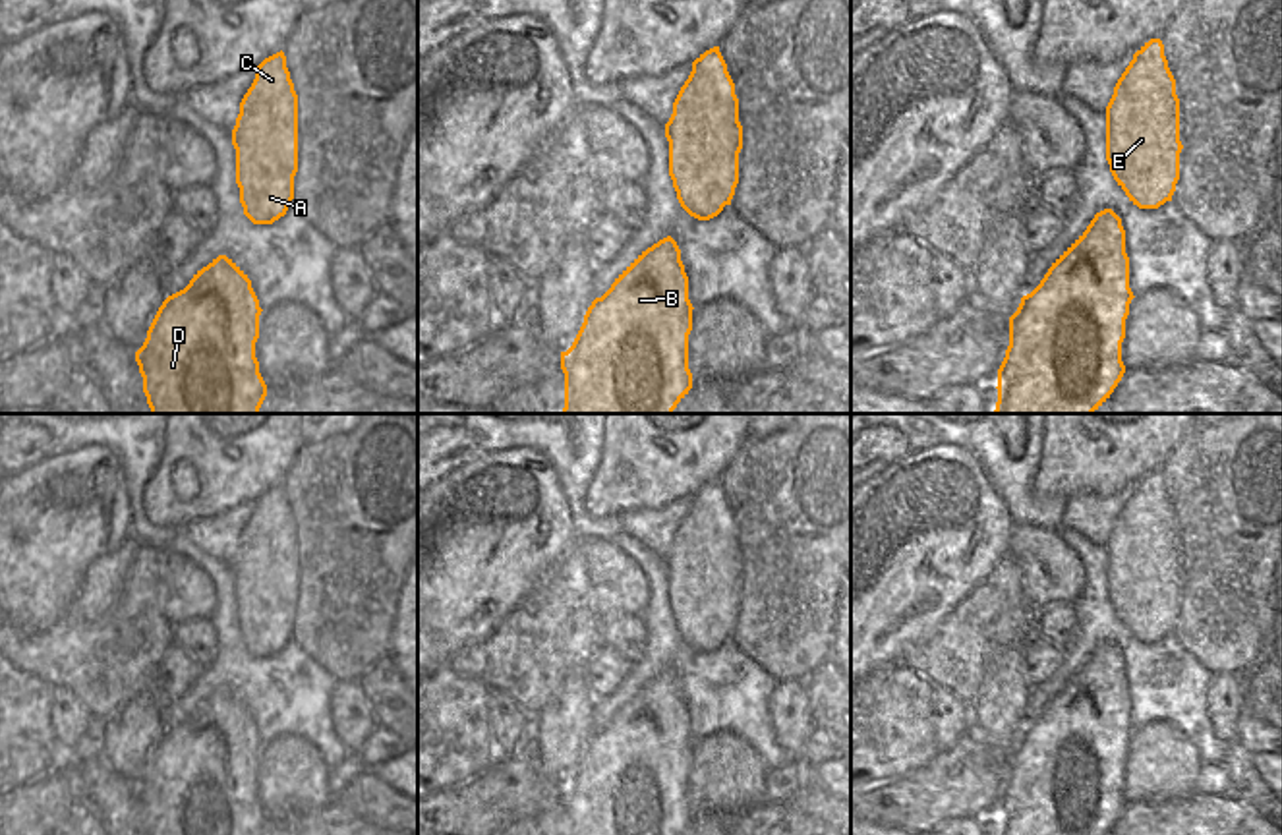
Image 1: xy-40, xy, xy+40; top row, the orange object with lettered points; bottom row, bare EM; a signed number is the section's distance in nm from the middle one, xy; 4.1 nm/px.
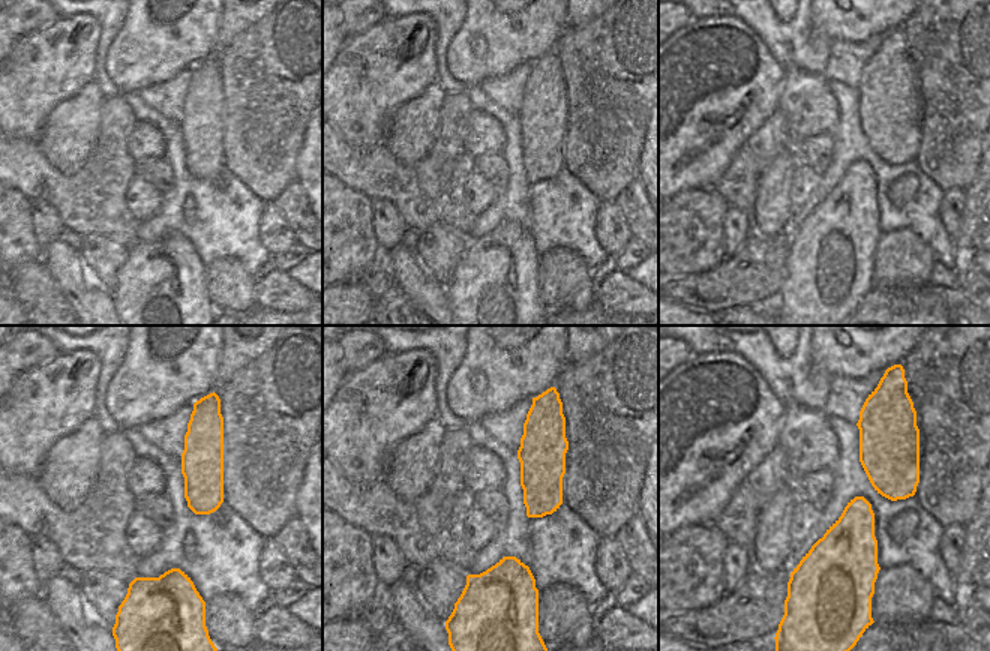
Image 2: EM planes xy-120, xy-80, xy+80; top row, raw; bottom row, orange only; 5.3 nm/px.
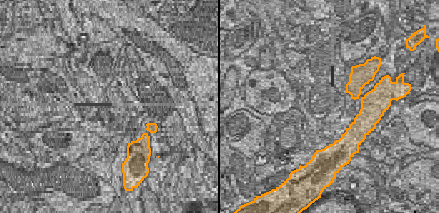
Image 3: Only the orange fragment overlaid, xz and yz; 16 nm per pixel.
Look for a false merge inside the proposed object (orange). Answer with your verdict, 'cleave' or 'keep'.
keep

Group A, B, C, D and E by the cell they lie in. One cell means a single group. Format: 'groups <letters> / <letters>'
groups A B C D E

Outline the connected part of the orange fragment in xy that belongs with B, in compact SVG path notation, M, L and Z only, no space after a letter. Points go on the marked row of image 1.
M667 236L592 302L567 352L561 414L673 414L692 389L688 276Z

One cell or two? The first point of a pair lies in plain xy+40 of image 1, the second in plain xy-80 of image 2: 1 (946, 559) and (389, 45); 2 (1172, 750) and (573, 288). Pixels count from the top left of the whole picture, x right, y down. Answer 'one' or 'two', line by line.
1: one
2: one

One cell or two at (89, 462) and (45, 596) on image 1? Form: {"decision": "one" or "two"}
{"decision": "one"}

